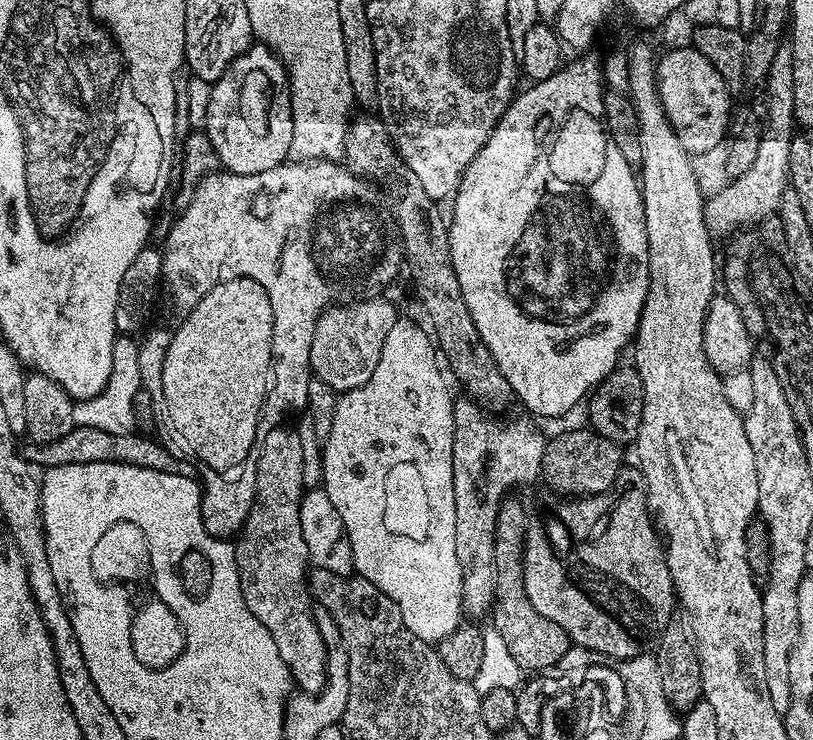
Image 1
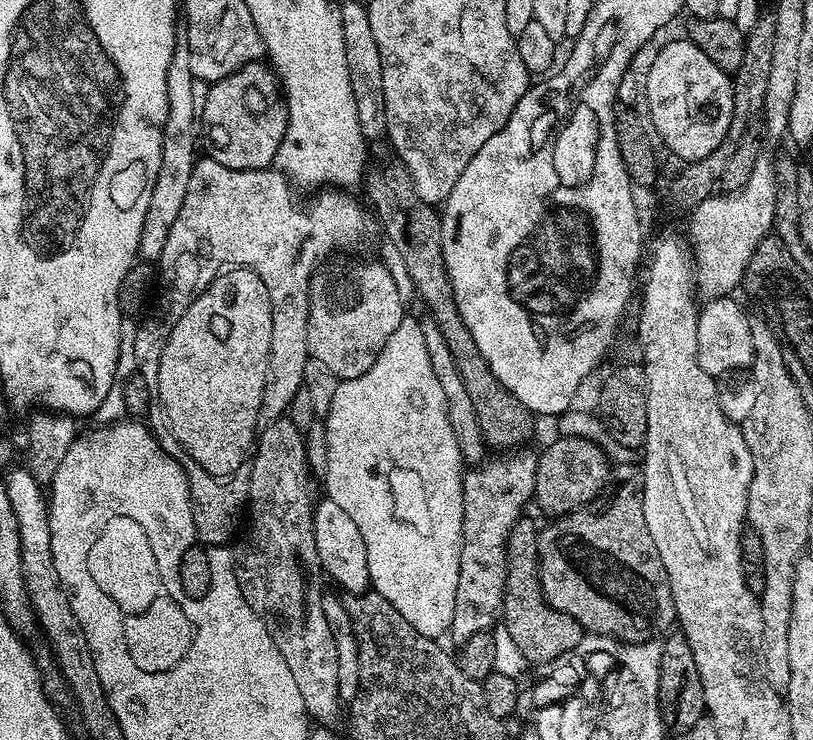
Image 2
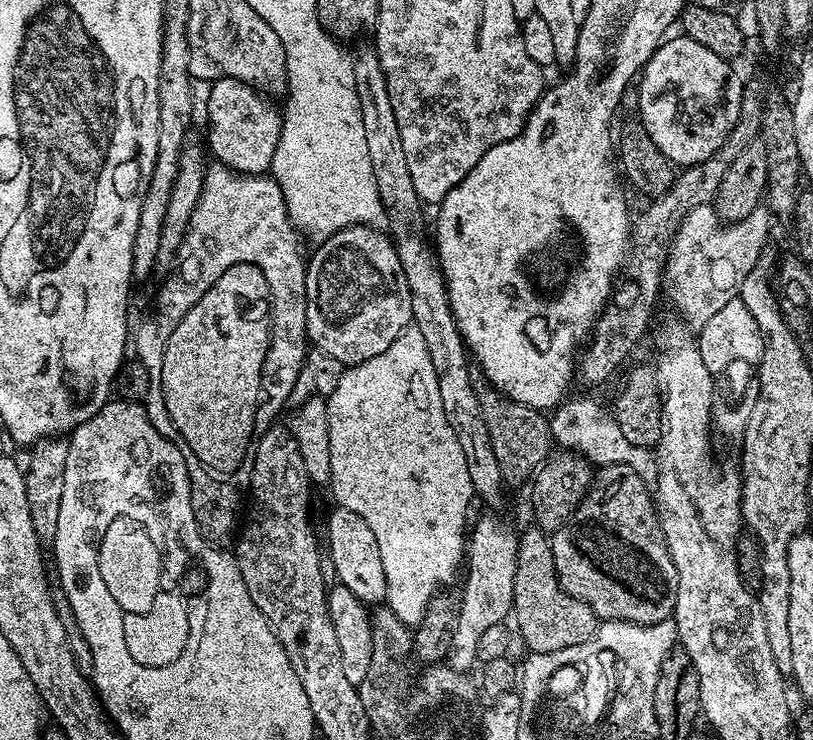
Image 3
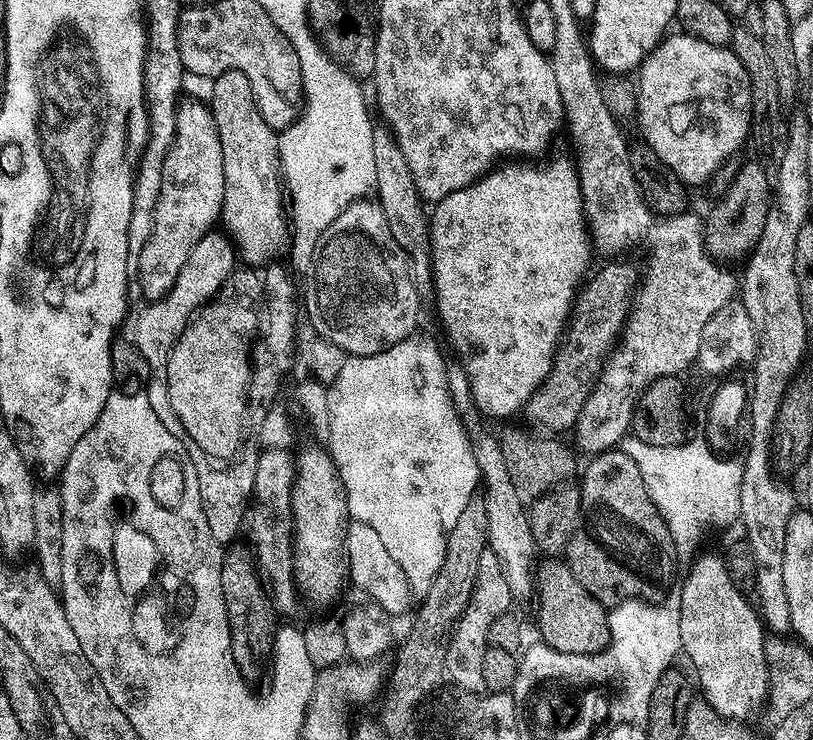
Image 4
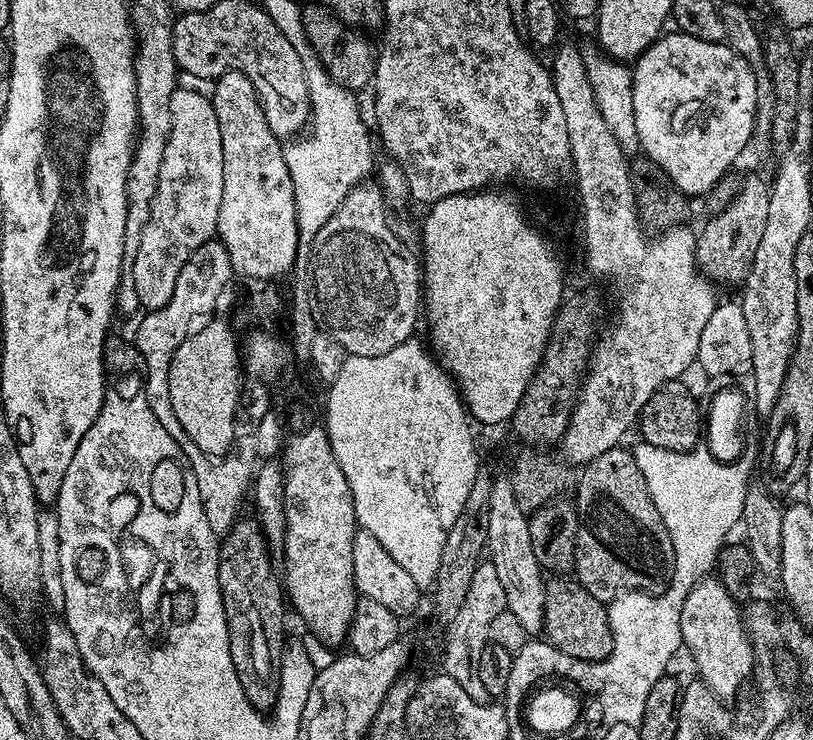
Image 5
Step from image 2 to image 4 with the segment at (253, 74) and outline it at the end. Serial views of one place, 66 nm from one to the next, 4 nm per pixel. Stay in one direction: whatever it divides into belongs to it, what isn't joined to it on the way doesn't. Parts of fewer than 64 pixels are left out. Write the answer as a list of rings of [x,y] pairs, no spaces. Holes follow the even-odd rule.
[[[223,72],[216,77],[210,111],[218,132],[218,142],[222,144],[222,222],[228,226],[227,235],[239,255],[244,255],[249,265],[260,266],[271,261],[272,254],[286,240],[286,196],[282,191],[280,175],[280,141],[266,118],[262,118],[250,90],[250,82],[241,72]]]

